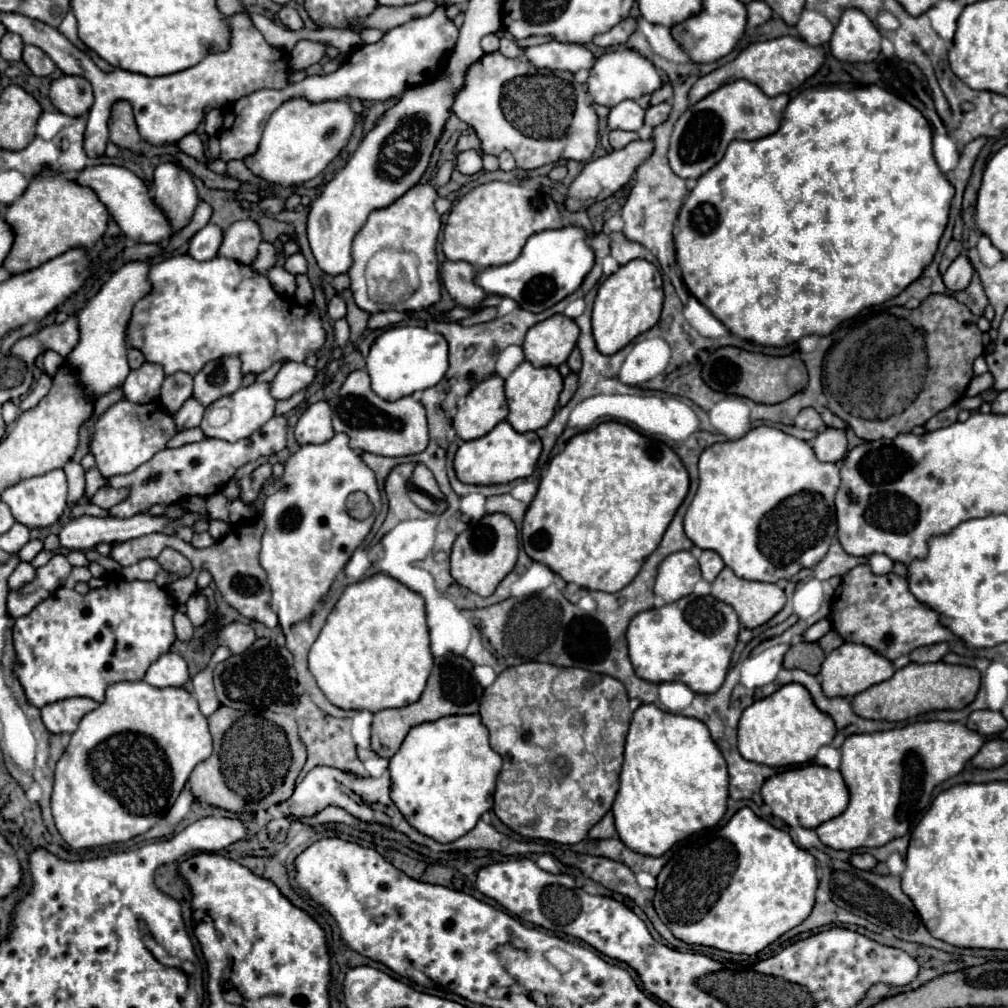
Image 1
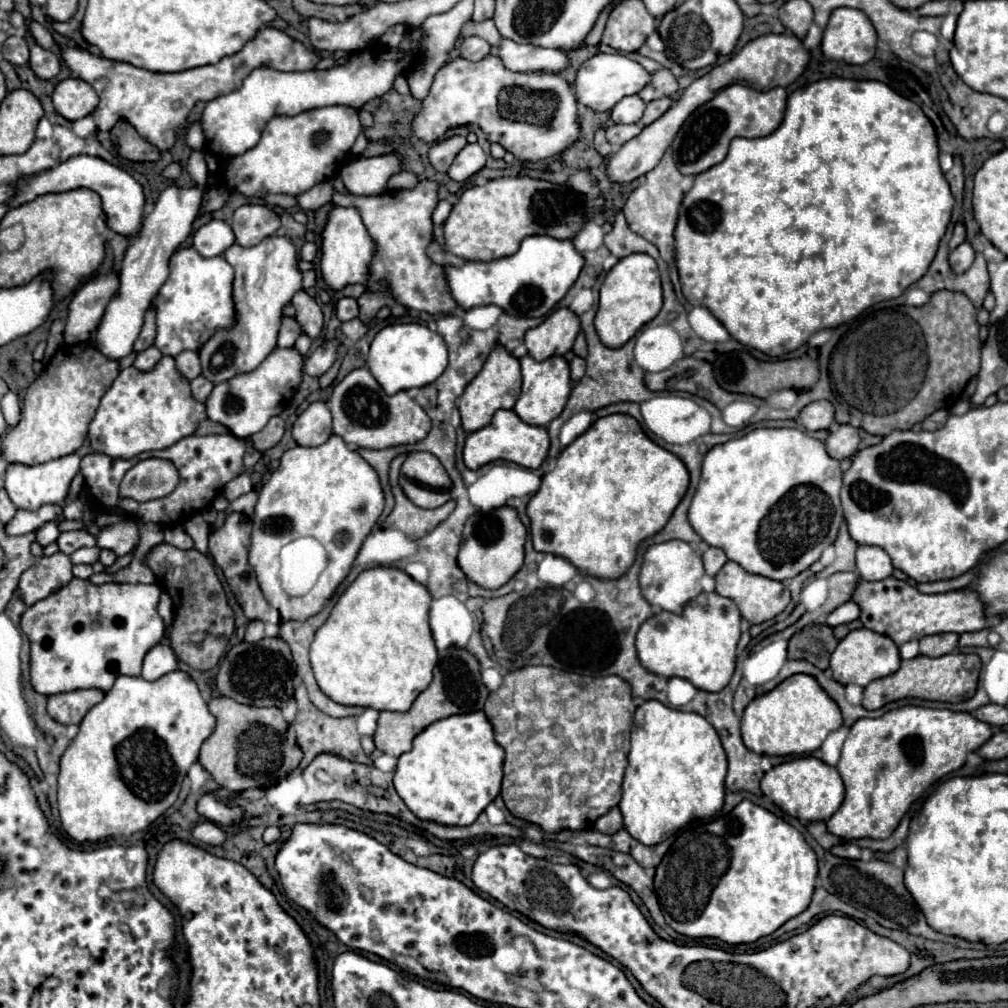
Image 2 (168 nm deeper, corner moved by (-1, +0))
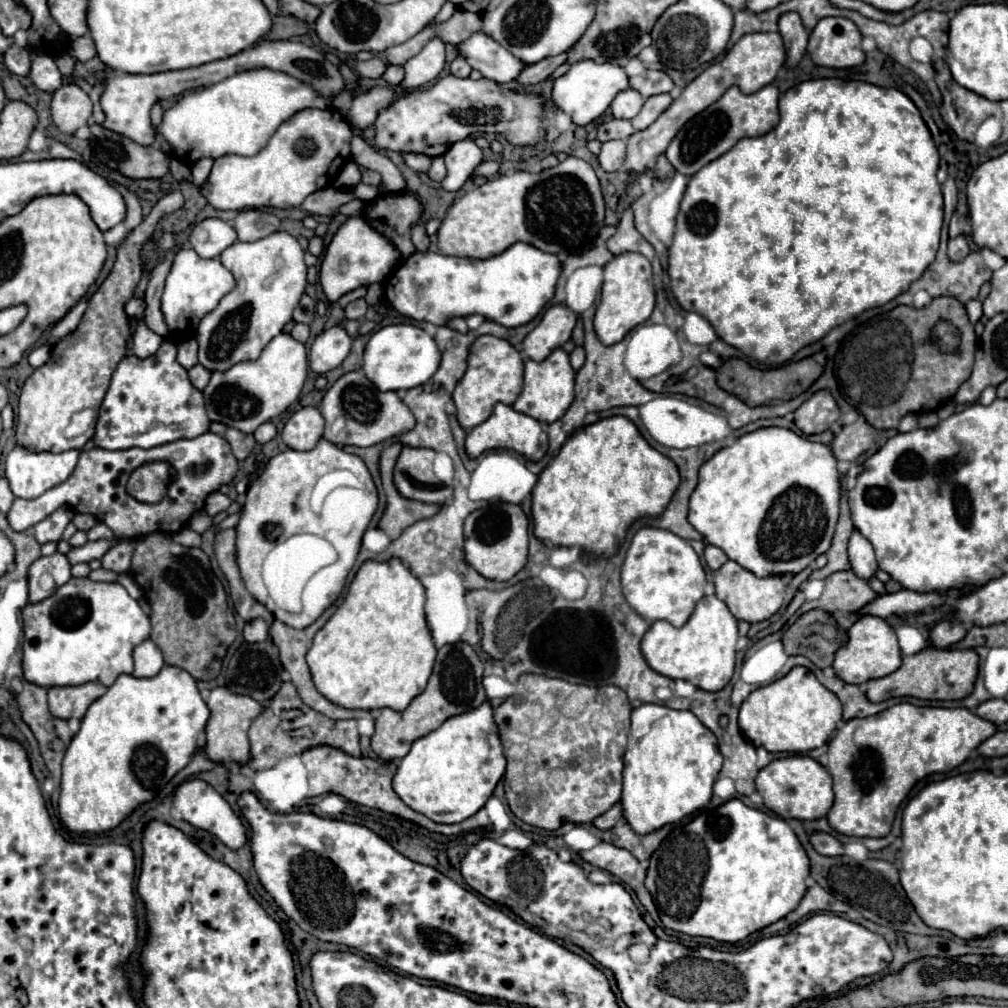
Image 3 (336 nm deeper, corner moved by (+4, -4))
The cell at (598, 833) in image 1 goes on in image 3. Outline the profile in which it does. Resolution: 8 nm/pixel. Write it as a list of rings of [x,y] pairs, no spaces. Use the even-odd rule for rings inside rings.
[[[614,804],[608,812],[604,812],[602,816],[598,816],[594,820],[594,826],[600,828],[600,830],[610,830],[620,818],[622,818],[622,806],[620,804]]]

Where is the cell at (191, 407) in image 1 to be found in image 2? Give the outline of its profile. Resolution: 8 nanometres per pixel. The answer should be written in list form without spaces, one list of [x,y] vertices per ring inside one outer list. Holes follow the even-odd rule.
[[[197,376],[195,380],[191,380],[191,390],[193,390],[193,396],[195,396],[199,402],[205,402],[207,396],[211,394],[211,390],[213,390],[213,384],[211,384],[211,380],[207,380],[205,376]]]

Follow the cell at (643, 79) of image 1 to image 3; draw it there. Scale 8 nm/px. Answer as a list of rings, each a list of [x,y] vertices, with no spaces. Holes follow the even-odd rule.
[[[582,60],[582,62],[572,64],[572,68],[564,76],[556,78],[554,88],[552,88],[552,100],[560,110],[564,110],[566,114],[572,116],[574,124],[586,126],[592,120],[596,120],[598,116],[602,116],[604,110],[616,98],[616,94],[626,88],[630,88],[630,82],[628,82],[628,76],[622,66],[610,64],[610,62],[598,64],[594,60]]]

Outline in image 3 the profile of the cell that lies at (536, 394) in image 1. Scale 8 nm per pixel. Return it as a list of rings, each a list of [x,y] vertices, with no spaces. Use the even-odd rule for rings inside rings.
[[[562,348],[554,350],[542,362],[534,362],[534,360],[524,358],[524,386],[522,386],[520,396],[512,404],[512,408],[516,412],[532,416],[532,418],[536,418],[538,422],[544,422],[544,424],[556,422],[558,418],[564,416],[566,408],[574,400],[574,376],[576,376],[576,372],[572,370],[568,354]]]

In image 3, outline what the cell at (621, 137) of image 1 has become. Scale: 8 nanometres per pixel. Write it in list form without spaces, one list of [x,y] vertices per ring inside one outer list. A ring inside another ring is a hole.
[[[608,120],[598,126],[598,140],[608,142],[608,140],[626,140],[628,136],[634,134],[634,128],[628,120]]]

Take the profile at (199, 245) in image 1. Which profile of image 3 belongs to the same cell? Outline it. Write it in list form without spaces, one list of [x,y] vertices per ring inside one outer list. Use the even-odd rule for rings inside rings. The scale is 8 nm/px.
[[[206,218],[192,228],[190,244],[200,258],[218,258],[222,250],[236,242],[236,232],[220,218]]]

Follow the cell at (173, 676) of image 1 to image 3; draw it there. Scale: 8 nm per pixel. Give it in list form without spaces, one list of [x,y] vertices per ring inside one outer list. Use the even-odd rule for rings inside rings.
[[[144,640],[134,650],[134,672],[136,678],[152,678],[164,668],[164,658],[160,648],[152,640]]]

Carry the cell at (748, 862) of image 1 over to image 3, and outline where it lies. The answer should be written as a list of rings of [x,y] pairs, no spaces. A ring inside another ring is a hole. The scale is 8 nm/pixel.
[[[732,798],[714,810],[700,812],[692,822],[670,832],[652,854],[646,888],[654,898],[664,928],[734,944],[796,910],[806,894],[808,874],[810,860],[794,830],[782,818]]]

